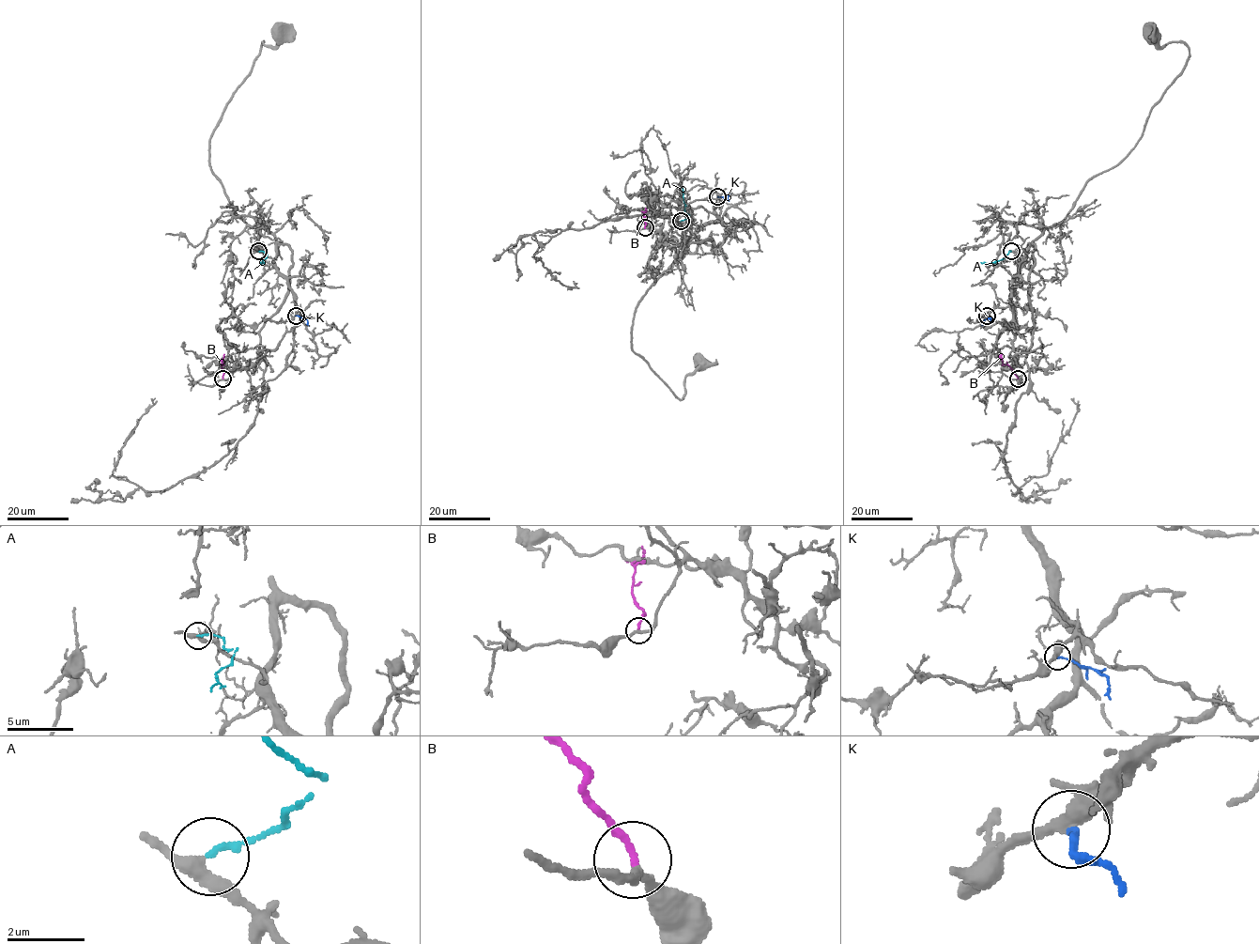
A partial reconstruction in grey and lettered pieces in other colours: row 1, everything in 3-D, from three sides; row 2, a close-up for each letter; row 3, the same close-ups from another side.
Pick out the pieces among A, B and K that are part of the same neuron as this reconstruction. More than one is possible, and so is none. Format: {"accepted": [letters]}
{"accepted": ["A"]}

